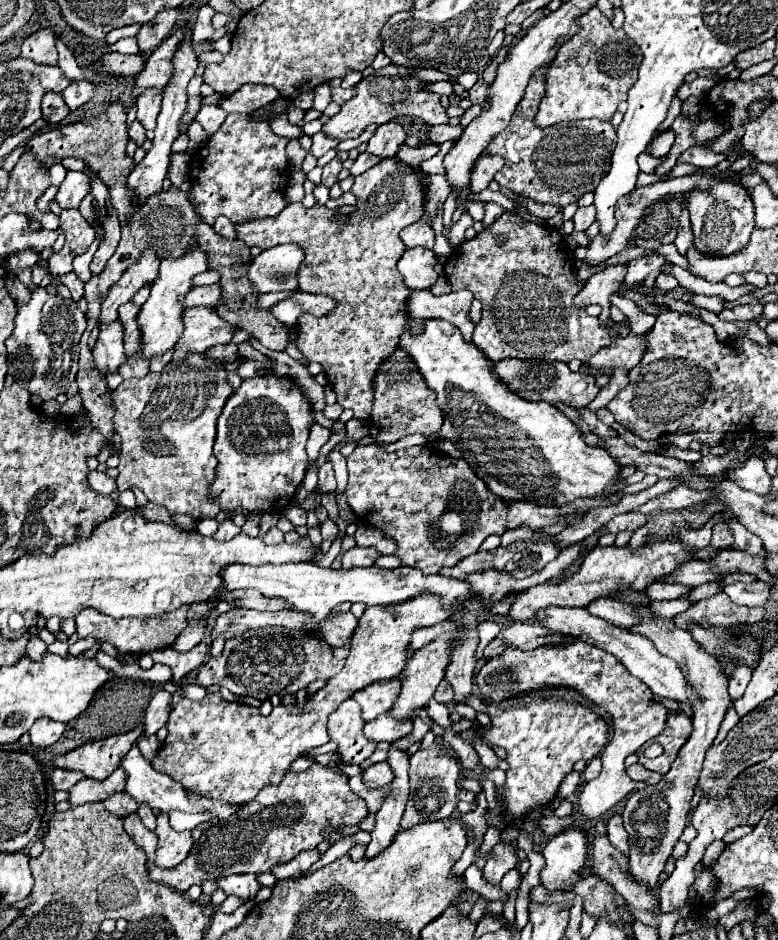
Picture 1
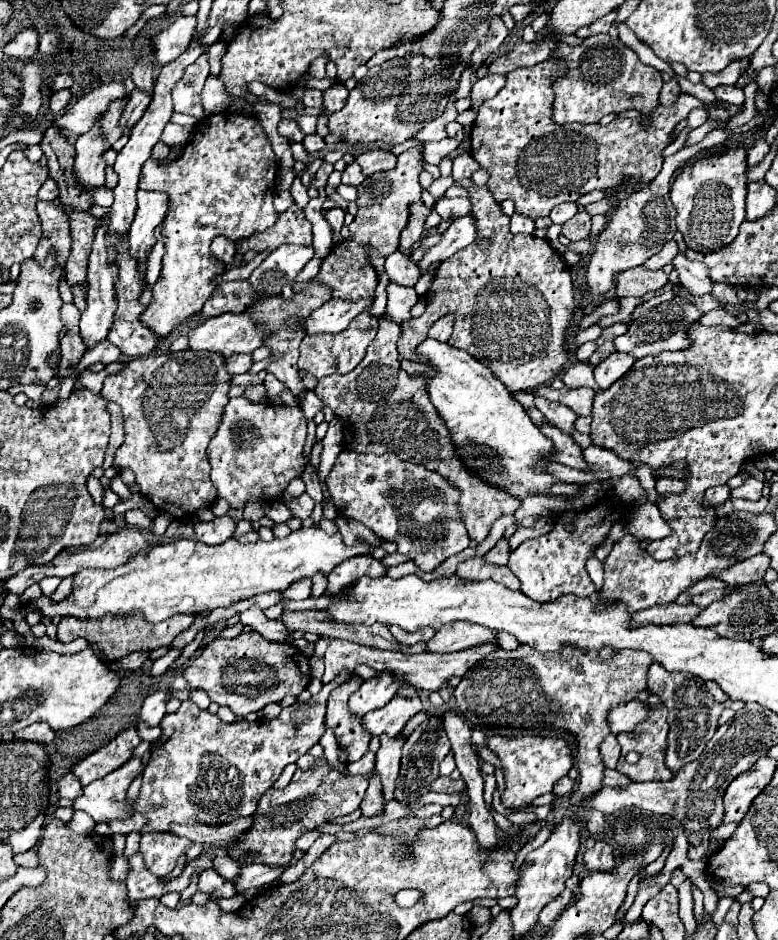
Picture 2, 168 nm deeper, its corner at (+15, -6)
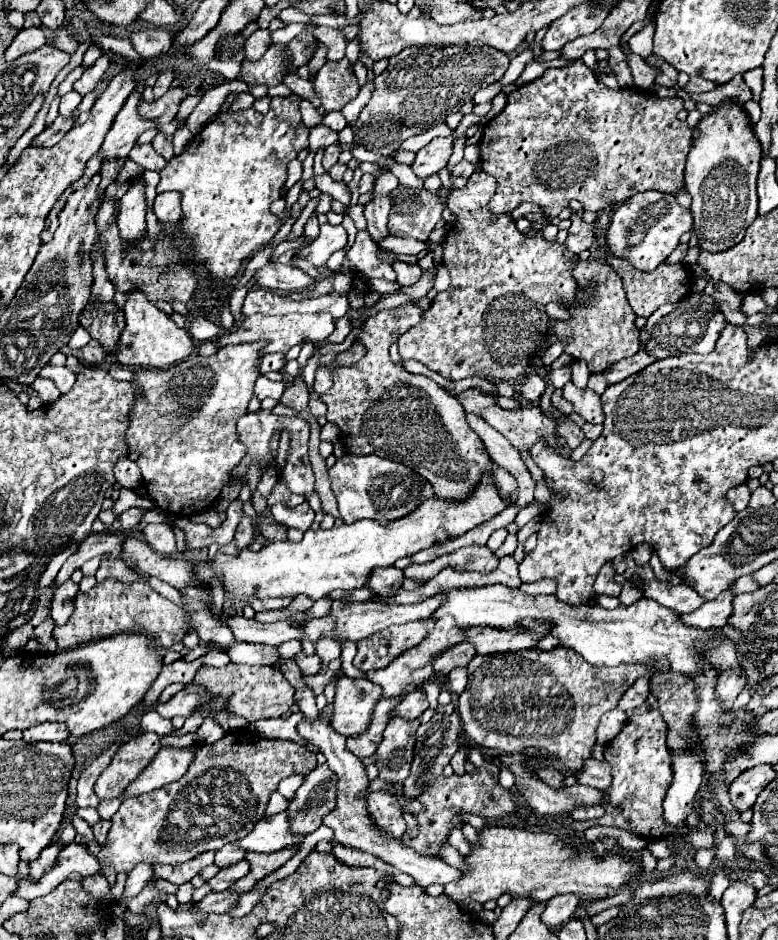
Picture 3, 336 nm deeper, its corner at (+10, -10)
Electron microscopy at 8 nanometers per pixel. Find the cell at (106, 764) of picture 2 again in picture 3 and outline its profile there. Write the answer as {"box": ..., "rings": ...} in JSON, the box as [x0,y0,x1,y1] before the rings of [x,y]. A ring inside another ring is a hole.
{"box":[96,732,160,798],"rings":[[[146,732],[128,744],[124,744],[112,758],[110,766],[100,774],[96,782],[96,794],[100,798],[118,798],[126,786],[138,778],[138,774],[152,762],[160,750],[160,738],[154,732]]]}

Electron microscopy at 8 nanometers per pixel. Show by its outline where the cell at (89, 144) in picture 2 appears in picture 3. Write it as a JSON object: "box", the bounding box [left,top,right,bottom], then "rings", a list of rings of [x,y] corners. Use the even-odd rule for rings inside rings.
{"box":[100,90,158,160],"rings":[[[134,90],[128,96],[122,110],[118,112],[118,116],[116,116],[110,132],[106,134],[102,148],[100,148],[106,154],[106,160],[128,156],[128,152],[134,148],[138,136],[144,130],[158,126],[158,124],[154,124],[154,120],[148,120],[148,118],[138,114],[140,102],[142,102],[142,92]]]}

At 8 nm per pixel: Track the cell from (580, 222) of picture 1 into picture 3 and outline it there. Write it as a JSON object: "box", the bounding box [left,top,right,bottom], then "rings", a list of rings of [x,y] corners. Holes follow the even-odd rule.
{"box":[566,216,594,254],"rings":[[[574,216],[566,238],[568,250],[572,254],[580,254],[592,246],[592,240],[594,240],[594,224],[588,224],[580,216]]]}

